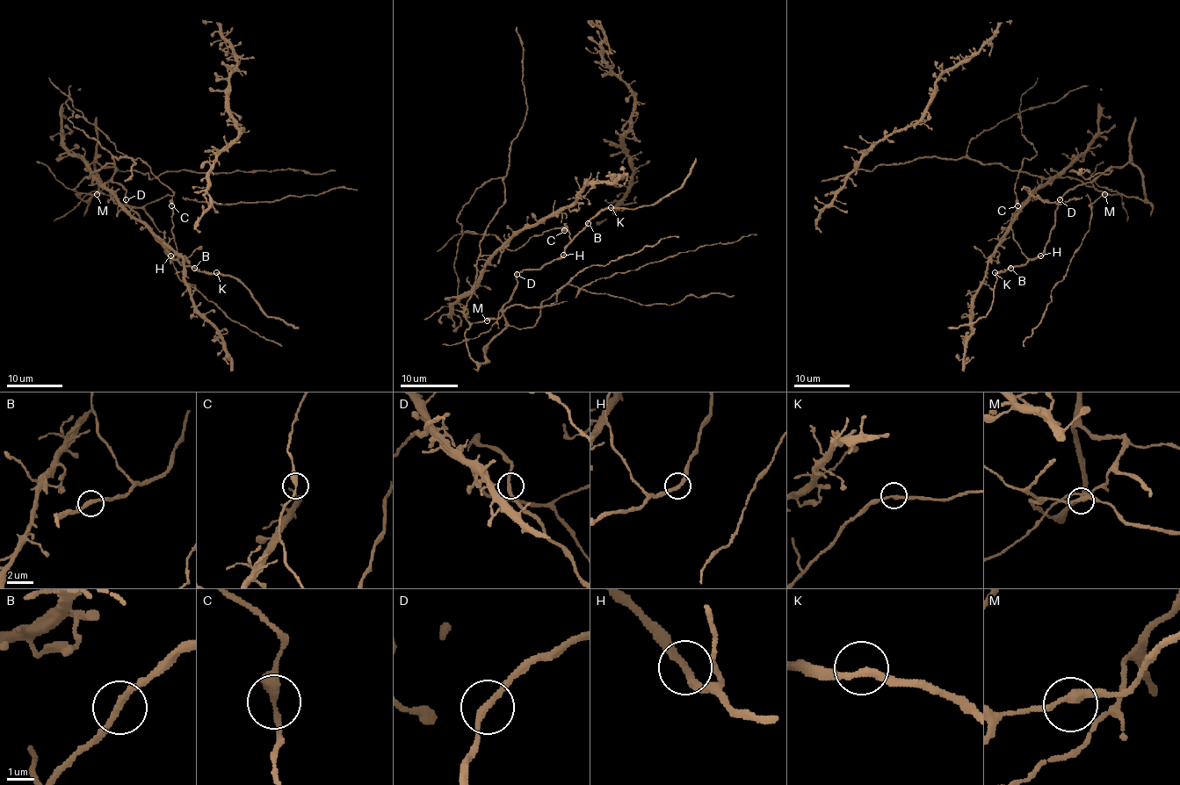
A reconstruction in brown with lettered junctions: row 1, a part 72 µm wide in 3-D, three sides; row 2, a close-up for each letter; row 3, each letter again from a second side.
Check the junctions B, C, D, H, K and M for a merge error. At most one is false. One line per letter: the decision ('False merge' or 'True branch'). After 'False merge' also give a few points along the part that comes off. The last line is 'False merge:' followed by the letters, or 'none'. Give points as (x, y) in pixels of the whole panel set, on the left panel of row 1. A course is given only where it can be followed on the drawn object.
B: True branch
C: True branch
D: True branch
H: True branch
K: True branch
M: True branch
False merge: none

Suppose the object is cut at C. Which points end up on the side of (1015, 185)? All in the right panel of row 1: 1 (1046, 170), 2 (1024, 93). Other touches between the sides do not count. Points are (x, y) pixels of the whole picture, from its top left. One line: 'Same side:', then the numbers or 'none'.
Same side: 2

